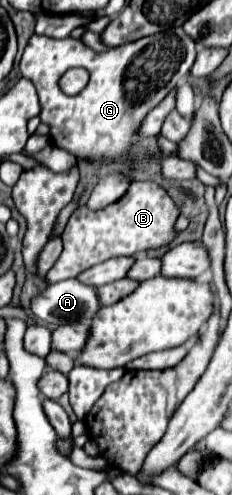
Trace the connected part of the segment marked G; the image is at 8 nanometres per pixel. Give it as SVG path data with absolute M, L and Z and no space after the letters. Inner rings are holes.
M172 26L168 32L160 32L156 36L144 36L136 42L128 42L128 44L110 48L106 52L94 52L74 38L56 40L56 38L34 34L20 60L20 72L38 90L40 106L42 106L40 120L50 124L52 144L68 150L76 158L102 156L108 160L108 158L124 158L128 154L132 138L136 136L136 130L144 120L144 116L176 88L178 80L190 72L194 60L196 60L196 42L182 30L182 26ZM76 66L82 66L90 72L90 84L80 94L66 96L60 90L58 80L66 70Z

